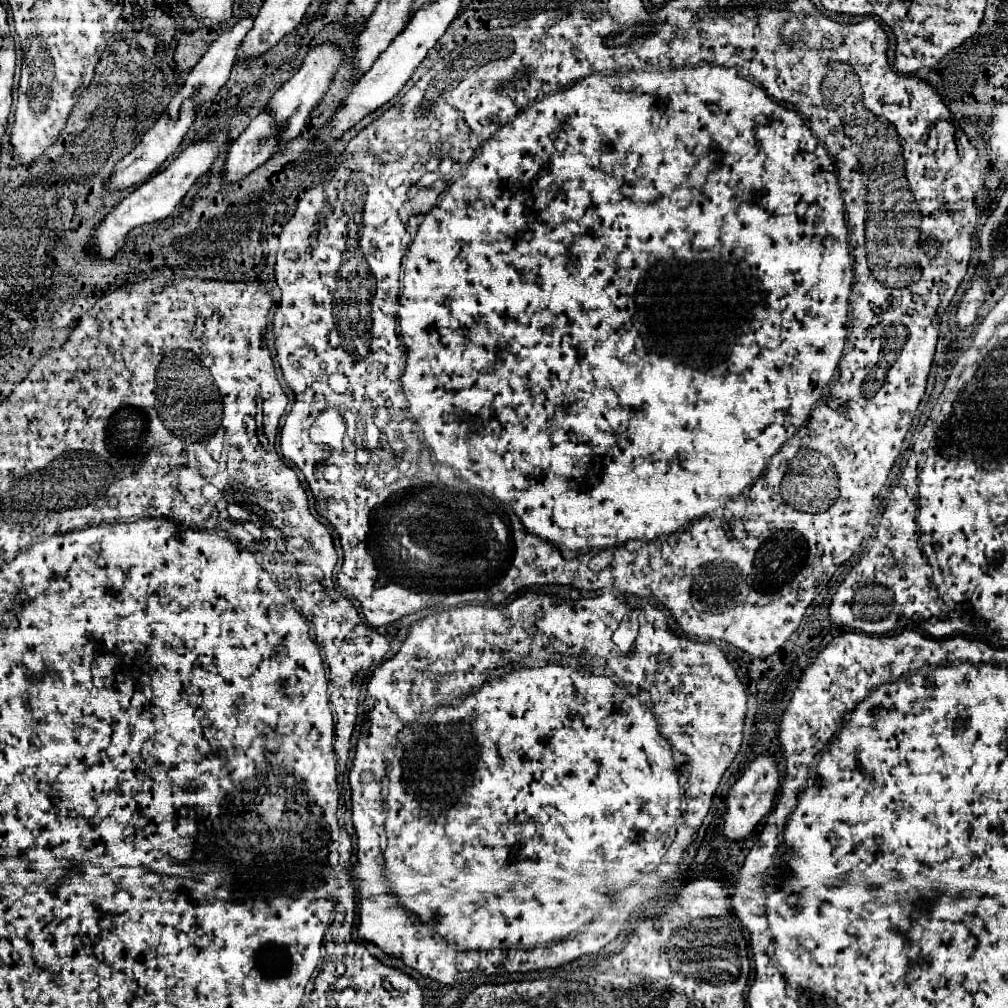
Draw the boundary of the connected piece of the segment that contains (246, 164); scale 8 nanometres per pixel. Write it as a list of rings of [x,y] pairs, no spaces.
[[[266,110],[256,116],[250,126],[230,144],[226,162],[222,166],[224,180],[234,184],[262,166],[276,150],[276,138],[272,130],[272,118]]]

